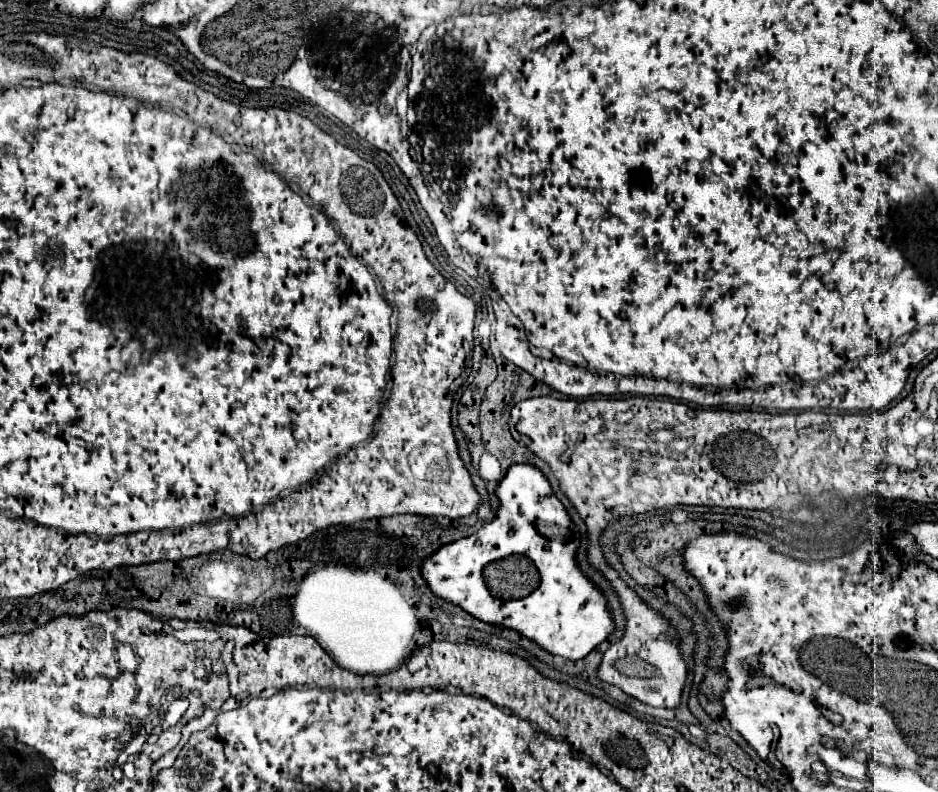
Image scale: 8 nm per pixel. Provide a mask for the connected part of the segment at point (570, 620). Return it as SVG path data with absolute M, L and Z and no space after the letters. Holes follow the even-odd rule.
M513 464L513 466L507 470L507 474L503 476L503 480L499 482L499 486L497 486L497 490L495 490L495 496L497 496L497 500L499 500L499 508L497 508L493 520L487 522L487 524L485 524L481 530L477 530L475 534L471 534L471 536L467 536L467 538L459 538L459 540L449 542L449 544L443 544L437 552L433 552L433 556L425 558L425 560L421 562L421 578L427 582L429 590L433 592L435 598L441 598L441 600L445 600L445 602L449 602L449 604L455 604L455 606L463 608L467 614L475 616L477 620L487 622L487 624L495 624L495 626L501 626L501 628L515 630L515 632L519 632L523 638L533 640L539 648L543 648L543 650L549 652L551 656L561 656L563 660L581 660L581 658L587 656L595 646L599 646L603 640L607 640L607 636L613 632L613 620L611 620L611 616L609 616L609 612L607 612L603 594L587 580L587 576L585 576L585 574L577 568L577 564L575 564L575 550L577 550L577 546L559 546L559 544L567 542L567 540L575 534L575 526L573 526L571 518L567 516L563 504L555 498L553 490L551 490L551 486L549 486L549 482L547 482L547 478L541 474L541 470L537 470L537 468L531 466L531 464ZM513 554L525 556L525 558L529 558L529 560L533 562L533 566L535 566L535 570L537 570L537 574L539 574L539 586L533 588L533 592L527 592L527 584L525 584L525 580L523 580L525 576L519 574L519 572L515 574L513 568L511 568L509 572L507 572L507 570L487 570L487 572L485 572L485 566L487 566L487 564L497 562L497 560L503 560L503 558L513 556Z

